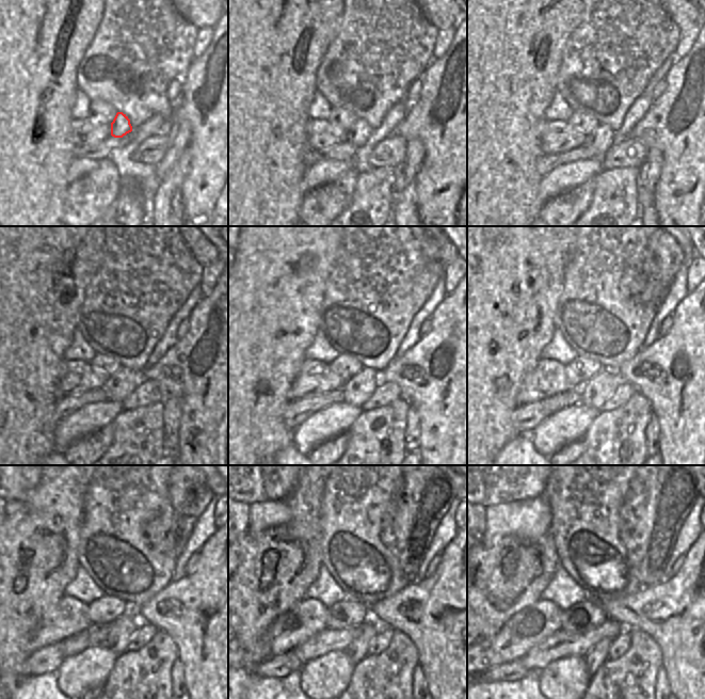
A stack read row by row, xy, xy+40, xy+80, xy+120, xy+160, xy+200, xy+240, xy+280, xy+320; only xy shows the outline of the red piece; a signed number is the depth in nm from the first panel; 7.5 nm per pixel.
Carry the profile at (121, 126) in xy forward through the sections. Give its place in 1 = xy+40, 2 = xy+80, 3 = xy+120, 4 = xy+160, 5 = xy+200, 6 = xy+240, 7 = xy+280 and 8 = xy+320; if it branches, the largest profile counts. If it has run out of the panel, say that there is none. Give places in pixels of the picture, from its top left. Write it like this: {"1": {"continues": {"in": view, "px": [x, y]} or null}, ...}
{"1": {"continues": {"in": "xy+40", "px": [359, 132]}}, "2": {"continues": {"in": "xy+80", "px": [602, 139]}}, "3": {"continues": {"in": "xy+120", "px": [118, 386]}}, "4": {"continues": {"in": "xy+160", "px": [357, 390]}}, "5": {"continues": {"in": "xy+200", "px": [593, 394]}}, "6": {"continues": {"in": "xy+240", "px": [121, 632]}}, "7": {"continues": {"in": "xy+280", "px": [358, 649]}}, "8": {"continues": {"in": "xy+320", "px": [597, 655]}}}

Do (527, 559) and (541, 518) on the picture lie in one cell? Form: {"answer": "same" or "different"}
{"answer": "different"}

